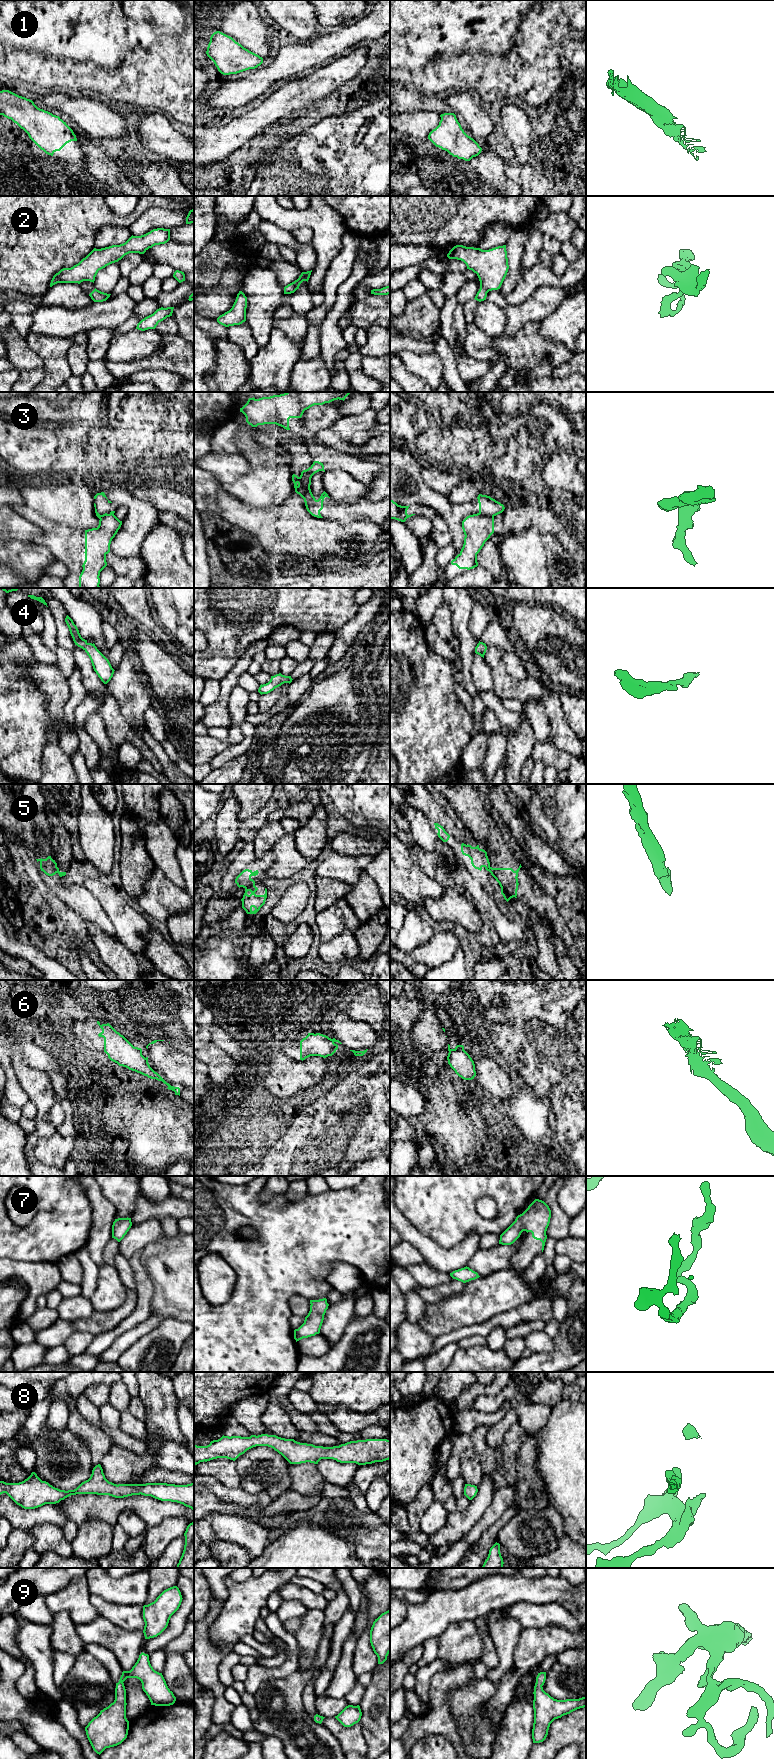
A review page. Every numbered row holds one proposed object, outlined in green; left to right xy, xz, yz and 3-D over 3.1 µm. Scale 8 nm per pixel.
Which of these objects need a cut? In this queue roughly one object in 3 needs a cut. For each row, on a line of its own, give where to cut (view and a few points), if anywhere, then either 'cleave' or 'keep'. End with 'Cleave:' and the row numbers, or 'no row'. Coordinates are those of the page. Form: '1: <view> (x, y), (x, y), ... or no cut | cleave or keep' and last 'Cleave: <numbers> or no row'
1: no cut | keep
2: no cut | keep
3: yz (476, 514), (493, 517) | cleave
4: no cut | keep
5: xz (254, 882), (245, 888) | cleave
6: xz (334, 1043), (334, 1049), (330, 1055) | cleave
7: no cut | keep
8: no cut | keep
9: no cut | keep
Cleave: 3, 5, 6

